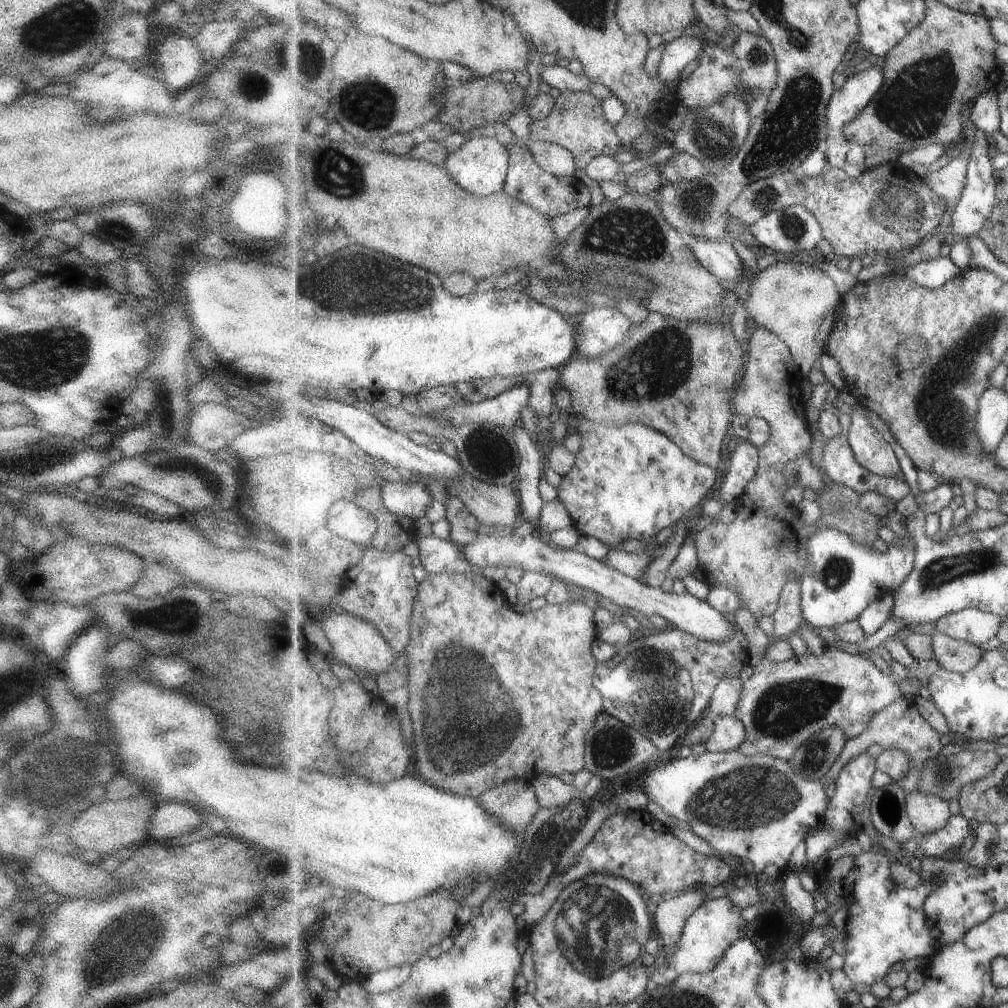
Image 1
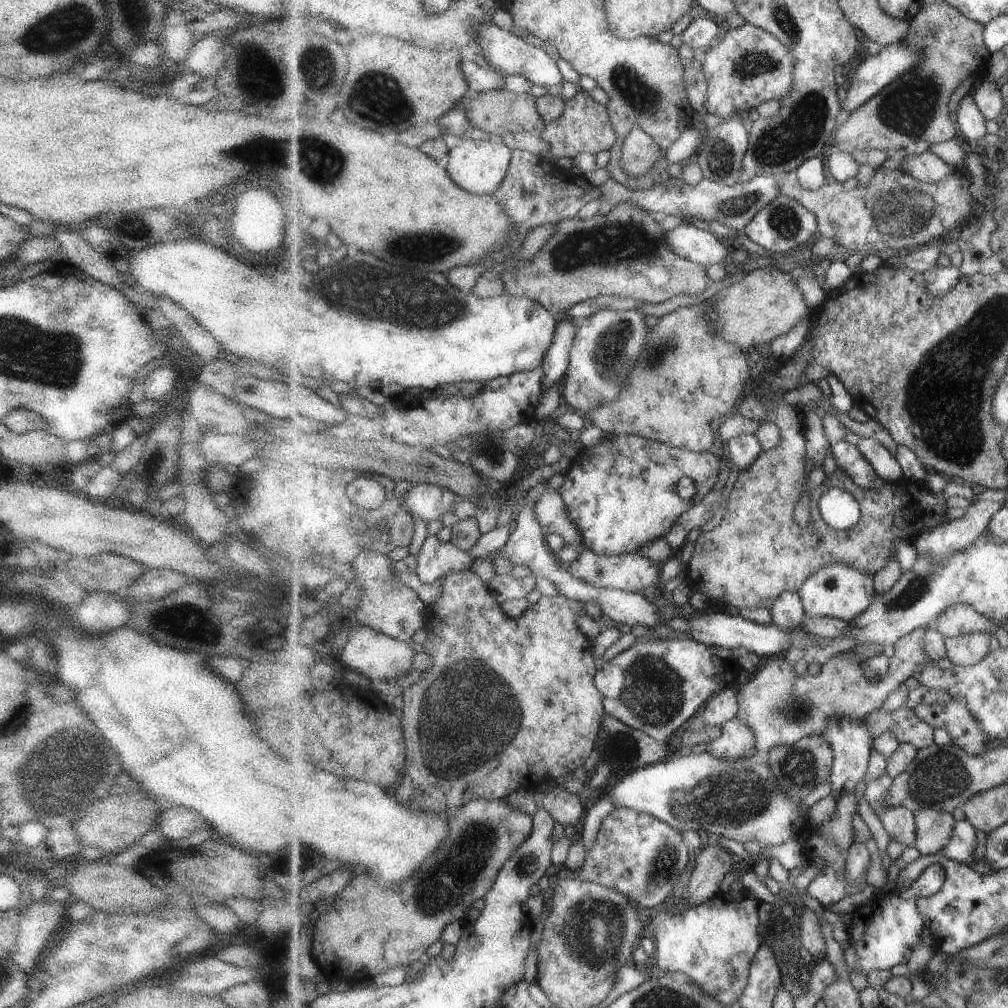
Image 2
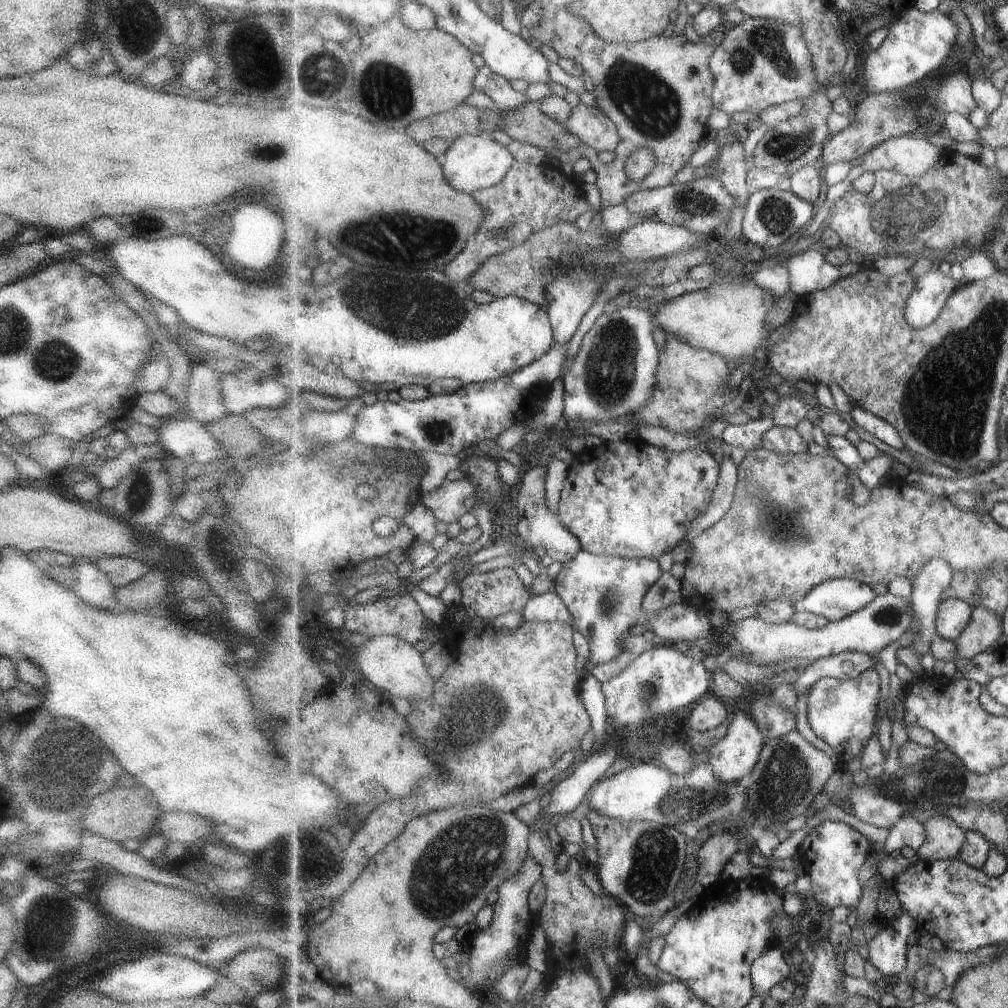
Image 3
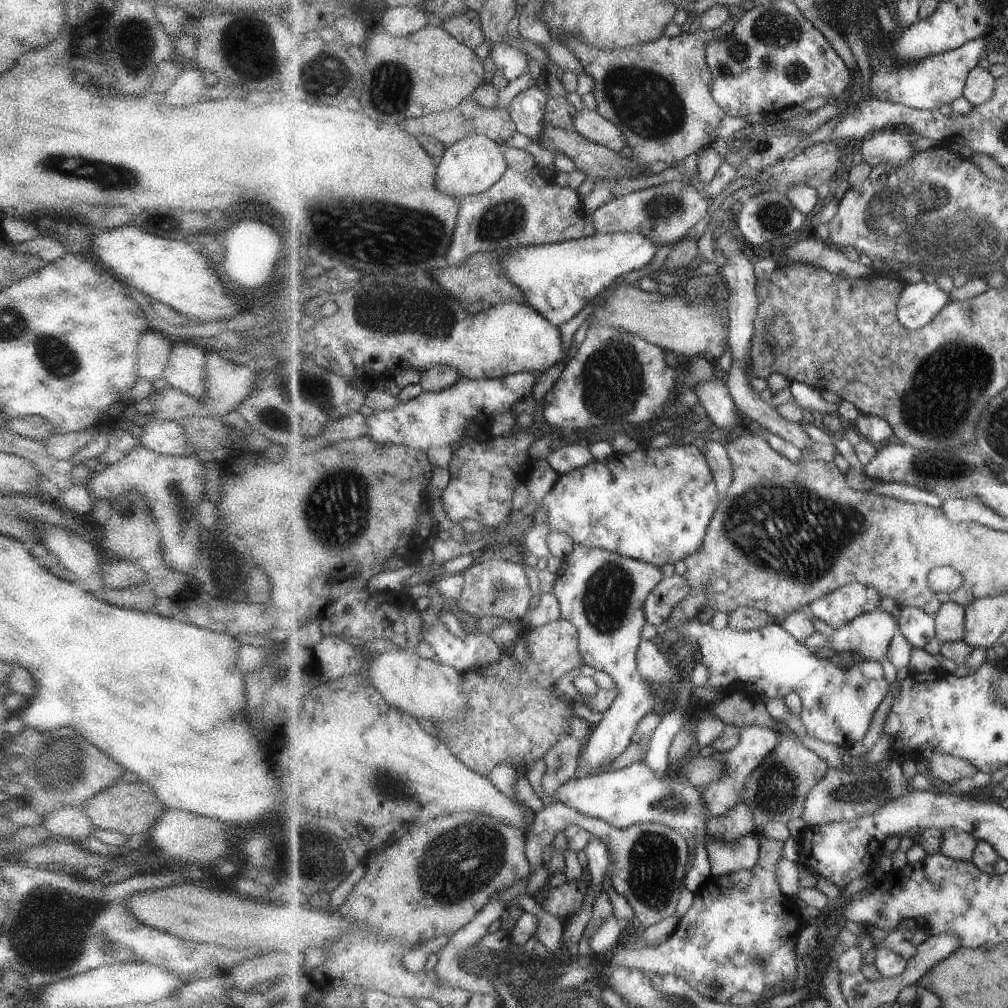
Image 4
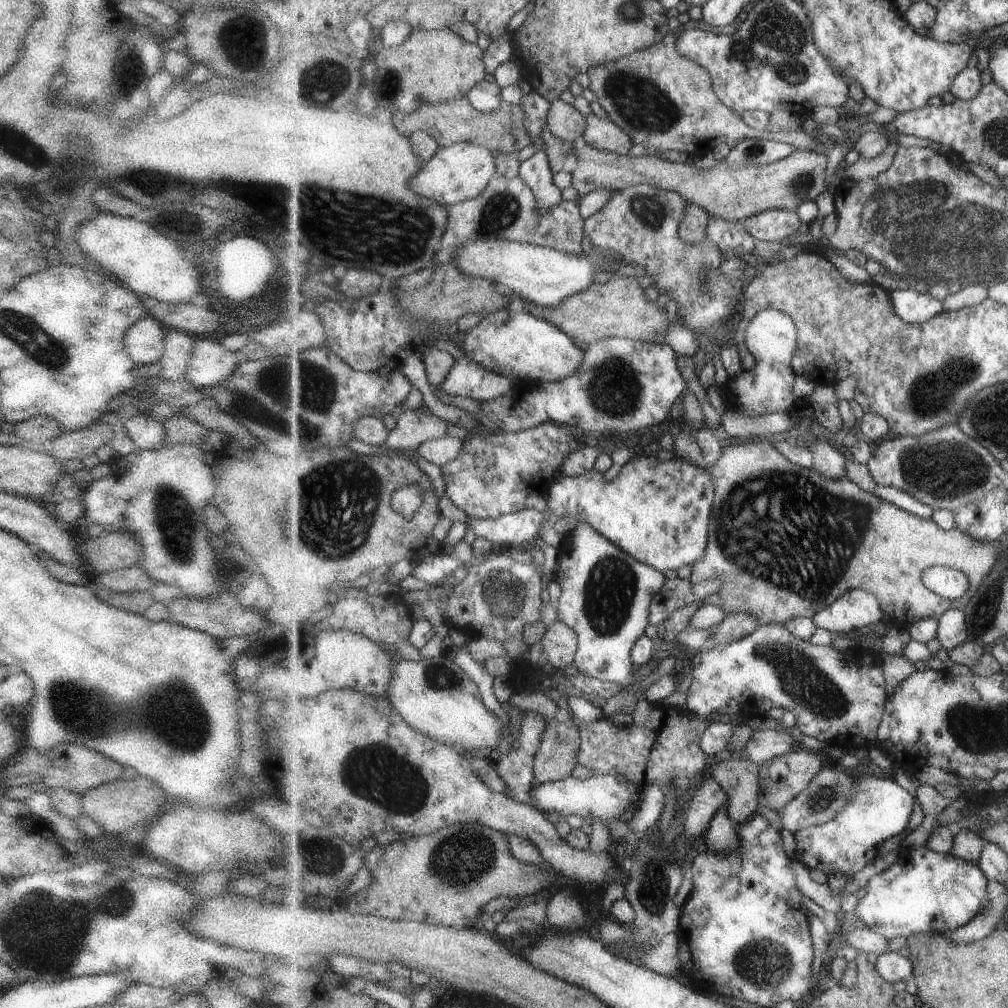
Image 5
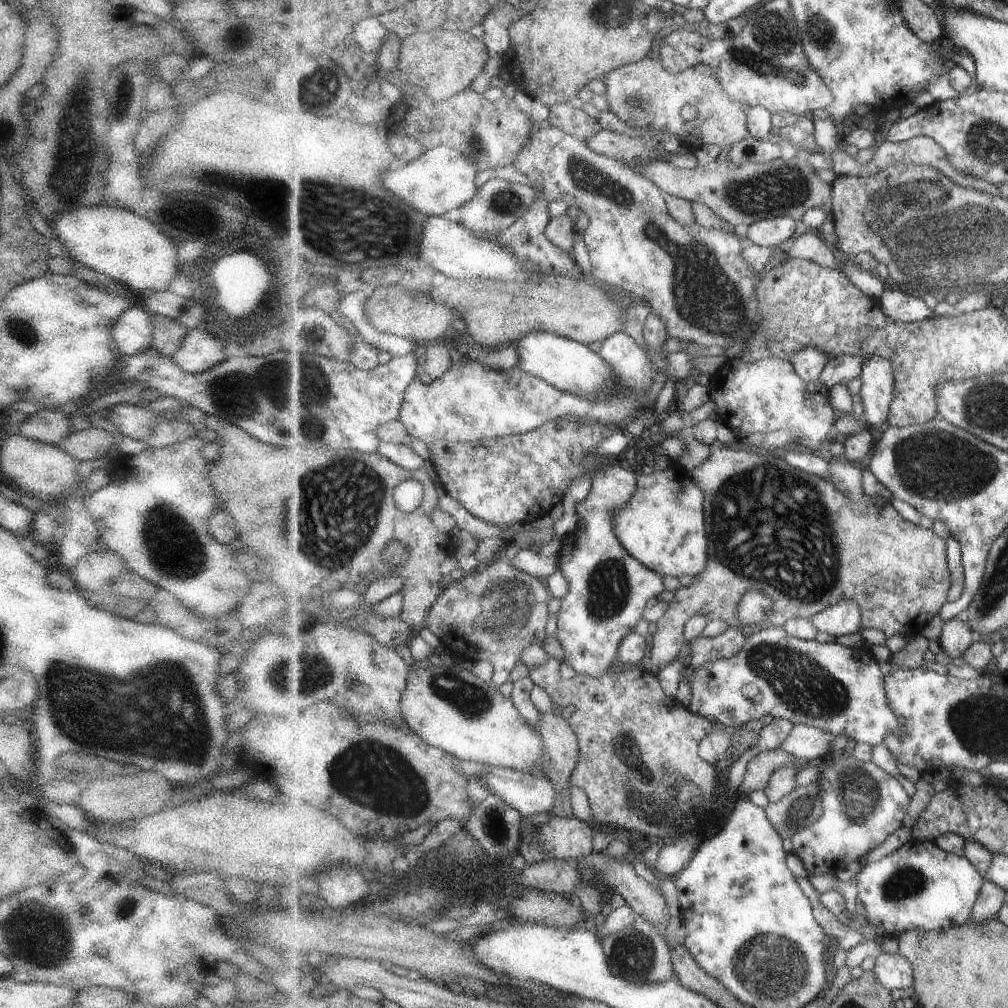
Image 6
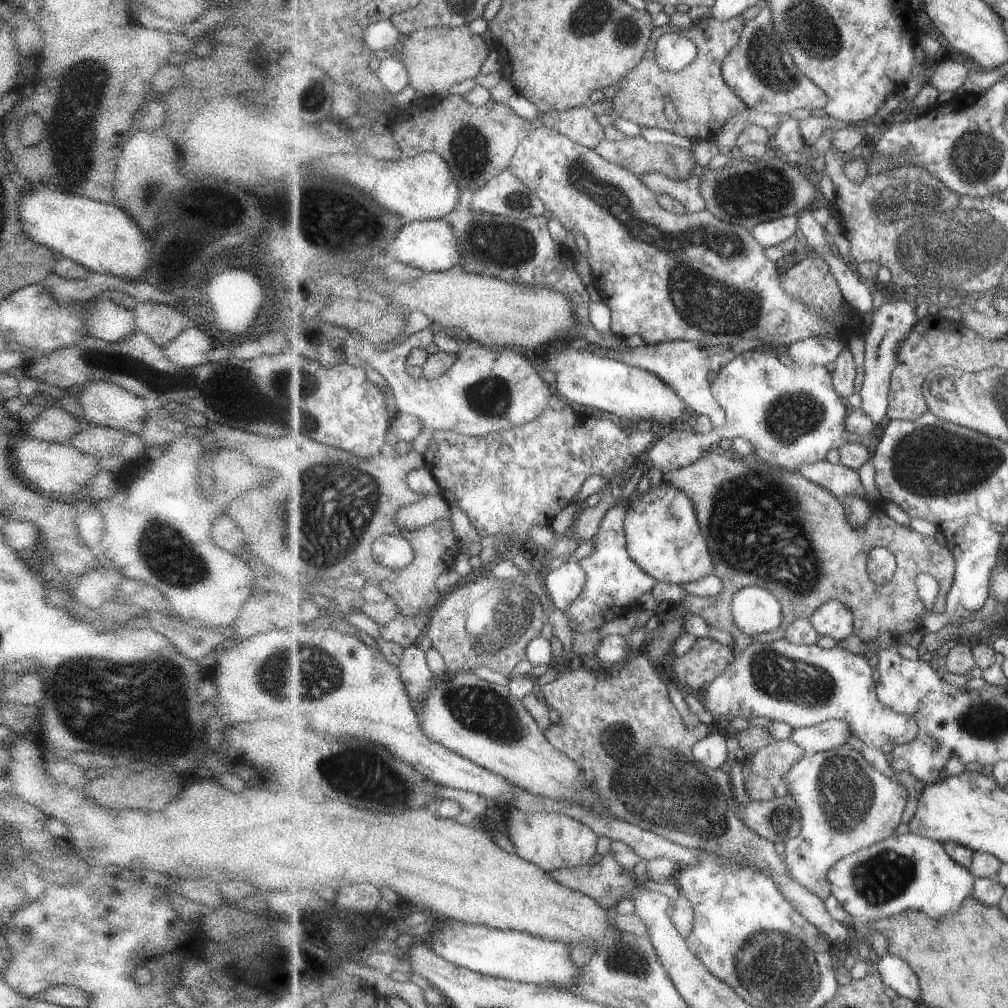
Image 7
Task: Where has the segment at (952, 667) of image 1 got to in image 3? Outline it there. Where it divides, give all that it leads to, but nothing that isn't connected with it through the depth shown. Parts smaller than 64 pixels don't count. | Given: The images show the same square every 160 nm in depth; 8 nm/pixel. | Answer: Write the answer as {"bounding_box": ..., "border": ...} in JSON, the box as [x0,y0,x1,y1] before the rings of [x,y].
{"bounding_box":[955,606,1004,660],"border":[[[976,606],[970,625],[955,640],[955,644],[957,644],[957,660],[971,660],[978,657],[989,646],[996,646],[1001,634],[1004,634],[1003,620],[999,618],[999,614],[995,614],[991,610],[985,610],[981,606]]]}

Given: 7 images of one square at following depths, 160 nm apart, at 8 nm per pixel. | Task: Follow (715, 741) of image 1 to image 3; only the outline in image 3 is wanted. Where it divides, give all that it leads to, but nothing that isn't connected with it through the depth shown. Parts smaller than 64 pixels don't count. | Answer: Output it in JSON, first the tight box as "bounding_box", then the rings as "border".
{"bounding_box":[706,709,766,784],"border":[[[745,709],[737,711],[730,722],[727,735],[717,744],[706,749],[708,763],[721,782],[727,782],[727,784],[729,782],[740,782],[744,777],[747,777],[747,774],[752,773],[755,766],[758,766],[760,755],[766,746],[766,739],[763,738],[758,724],[749,715]]]}

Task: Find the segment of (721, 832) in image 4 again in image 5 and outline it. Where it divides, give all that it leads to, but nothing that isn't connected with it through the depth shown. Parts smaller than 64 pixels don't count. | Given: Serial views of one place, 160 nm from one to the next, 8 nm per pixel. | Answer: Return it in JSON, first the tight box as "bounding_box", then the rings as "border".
{"bounding_box":[709,759,762,826],"border":[[[728,759],[714,762],[709,776],[728,793],[727,812],[735,826],[747,824],[757,814],[762,797],[759,770],[751,760]]]}

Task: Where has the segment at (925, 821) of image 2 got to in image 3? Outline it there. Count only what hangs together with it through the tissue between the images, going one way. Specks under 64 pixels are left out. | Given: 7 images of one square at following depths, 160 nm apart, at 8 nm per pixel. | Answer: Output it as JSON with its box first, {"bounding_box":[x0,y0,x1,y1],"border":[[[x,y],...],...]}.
{"bounding_box":[917,814,966,861],"border":[[[947,814],[931,816],[925,826],[927,840],[917,852],[920,859],[935,861],[958,858],[966,845],[966,831]]]}

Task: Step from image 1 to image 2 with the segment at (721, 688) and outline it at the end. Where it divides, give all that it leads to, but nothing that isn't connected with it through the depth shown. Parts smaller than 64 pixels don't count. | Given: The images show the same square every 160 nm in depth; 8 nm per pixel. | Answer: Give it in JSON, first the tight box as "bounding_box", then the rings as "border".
{"bounding_box":[699,687,738,727],"border":[[[728,687],[707,702],[705,709],[701,710],[699,718],[705,724],[723,727],[738,716],[738,708],[738,692]]]}

